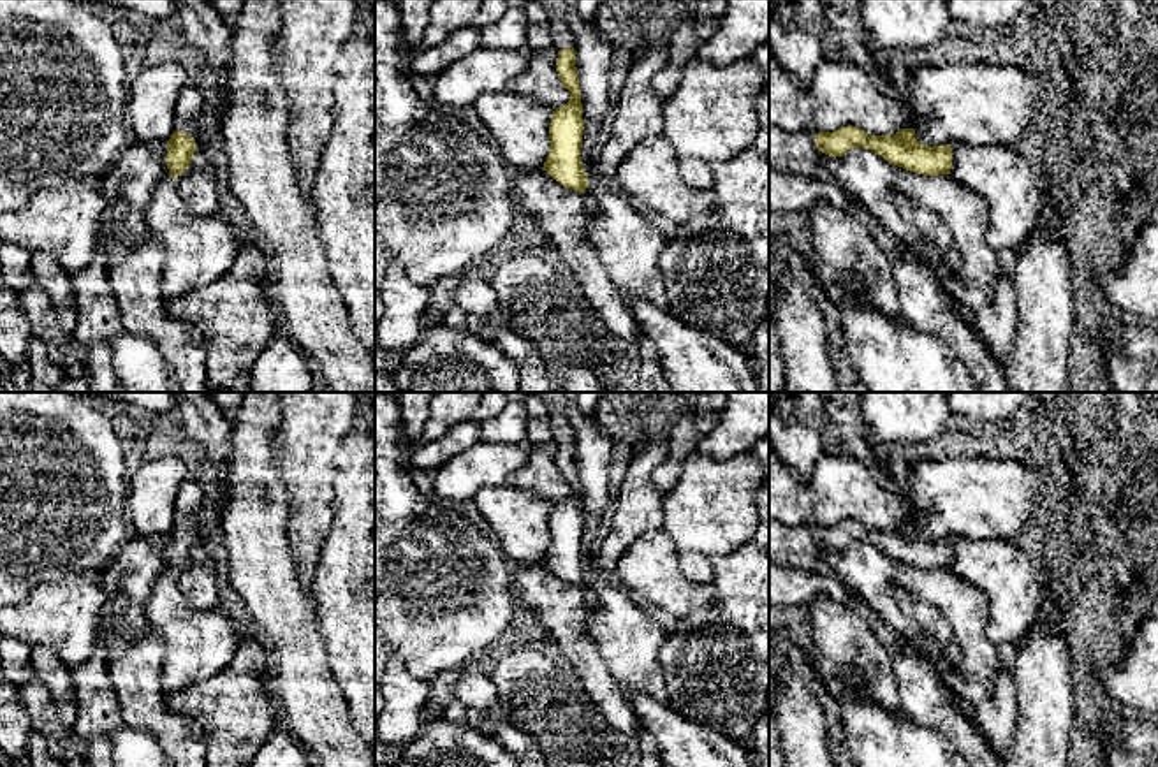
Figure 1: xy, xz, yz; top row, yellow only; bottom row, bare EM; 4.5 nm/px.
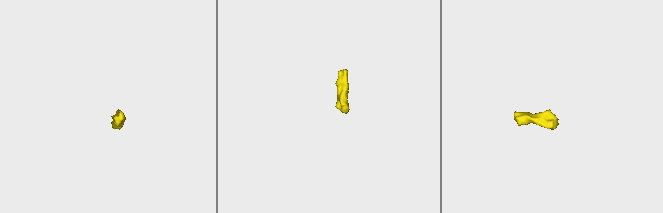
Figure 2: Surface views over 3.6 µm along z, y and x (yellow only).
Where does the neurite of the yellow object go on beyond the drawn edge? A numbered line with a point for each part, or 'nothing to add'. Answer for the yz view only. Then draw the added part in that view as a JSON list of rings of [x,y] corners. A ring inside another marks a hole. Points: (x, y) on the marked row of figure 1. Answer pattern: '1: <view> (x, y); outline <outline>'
1: yz (796, 152); outline [[[769,127],[769,164],[776,169],[788,169],[810,176],[824,171],[815,134],[810,128],[787,132]]]

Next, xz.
1: xz (562, 36); outline [[[537,0],[537,2],[547,11],[554,47],[558,51],[565,47],[574,47],[575,37],[567,21],[568,7],[565,0]]]

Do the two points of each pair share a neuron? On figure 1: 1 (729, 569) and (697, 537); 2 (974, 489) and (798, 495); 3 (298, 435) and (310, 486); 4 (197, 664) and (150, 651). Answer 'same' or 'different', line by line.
1: different
2: same
3: same
4: different

